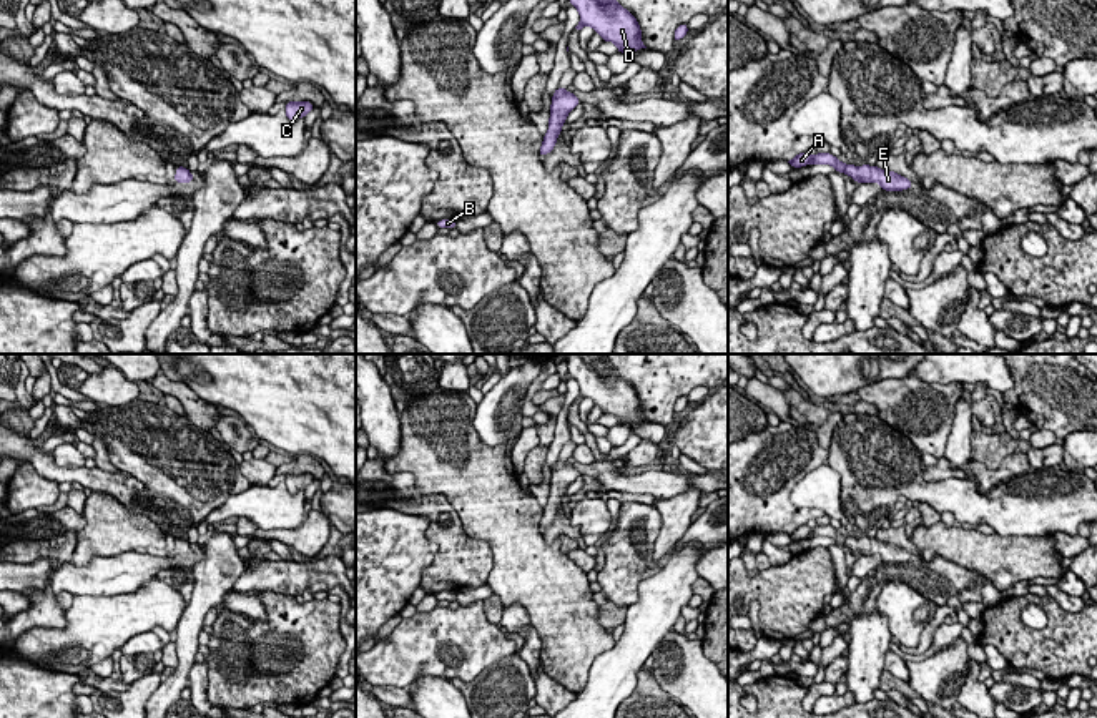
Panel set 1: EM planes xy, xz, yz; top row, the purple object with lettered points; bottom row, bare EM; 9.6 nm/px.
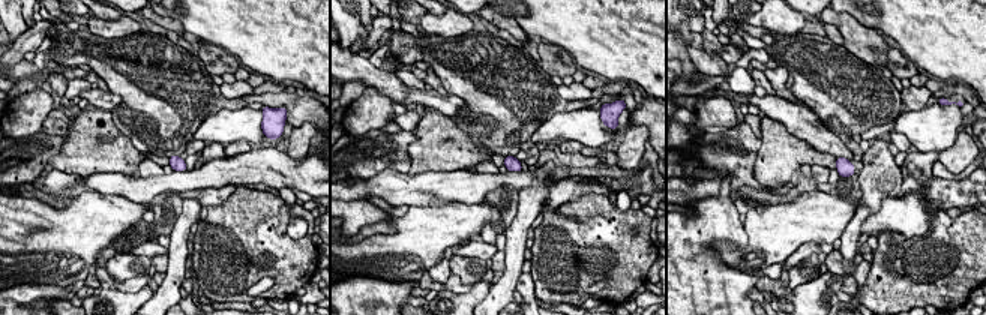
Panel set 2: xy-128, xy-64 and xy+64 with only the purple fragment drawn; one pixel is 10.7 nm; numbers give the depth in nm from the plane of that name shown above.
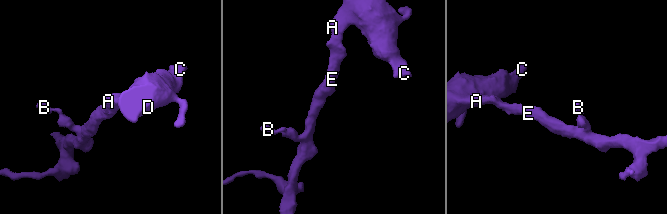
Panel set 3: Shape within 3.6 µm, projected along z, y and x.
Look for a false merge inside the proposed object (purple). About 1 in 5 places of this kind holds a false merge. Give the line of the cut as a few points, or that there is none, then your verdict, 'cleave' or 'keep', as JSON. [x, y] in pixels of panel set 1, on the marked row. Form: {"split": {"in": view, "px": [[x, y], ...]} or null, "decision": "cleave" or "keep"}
{"split": null, "decision": "keep"}

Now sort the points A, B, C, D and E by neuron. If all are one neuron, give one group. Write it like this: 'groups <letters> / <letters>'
groups A B C D E

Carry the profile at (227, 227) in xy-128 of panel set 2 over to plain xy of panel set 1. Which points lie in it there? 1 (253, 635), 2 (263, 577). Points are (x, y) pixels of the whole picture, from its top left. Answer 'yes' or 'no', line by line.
1: yes
2: no

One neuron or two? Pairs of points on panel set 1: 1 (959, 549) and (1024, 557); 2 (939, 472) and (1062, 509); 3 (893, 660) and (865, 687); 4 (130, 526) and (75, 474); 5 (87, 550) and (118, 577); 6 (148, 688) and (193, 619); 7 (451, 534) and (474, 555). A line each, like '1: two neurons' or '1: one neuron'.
1: one neuron
2: two neurons
3: two neurons
4: two neurons
5: two neurons
6: two neurons
7: one neuron

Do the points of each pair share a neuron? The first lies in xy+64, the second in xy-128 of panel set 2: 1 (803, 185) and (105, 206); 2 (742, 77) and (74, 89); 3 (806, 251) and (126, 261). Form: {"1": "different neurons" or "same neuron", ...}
{"1": "different neurons", "2": "same neuron", "3": "different neurons"}

